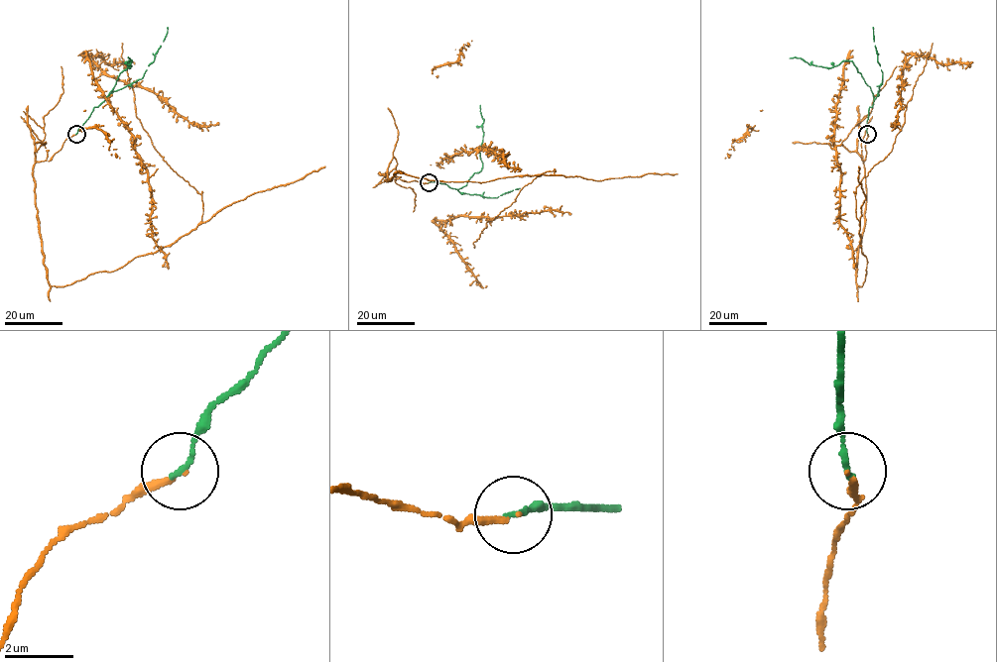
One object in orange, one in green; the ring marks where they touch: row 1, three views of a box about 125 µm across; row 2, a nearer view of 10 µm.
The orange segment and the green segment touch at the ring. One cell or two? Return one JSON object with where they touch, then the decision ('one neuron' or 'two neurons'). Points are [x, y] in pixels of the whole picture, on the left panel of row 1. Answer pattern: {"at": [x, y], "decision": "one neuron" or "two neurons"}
{"at": [76, 134], "decision": "one neuron"}

